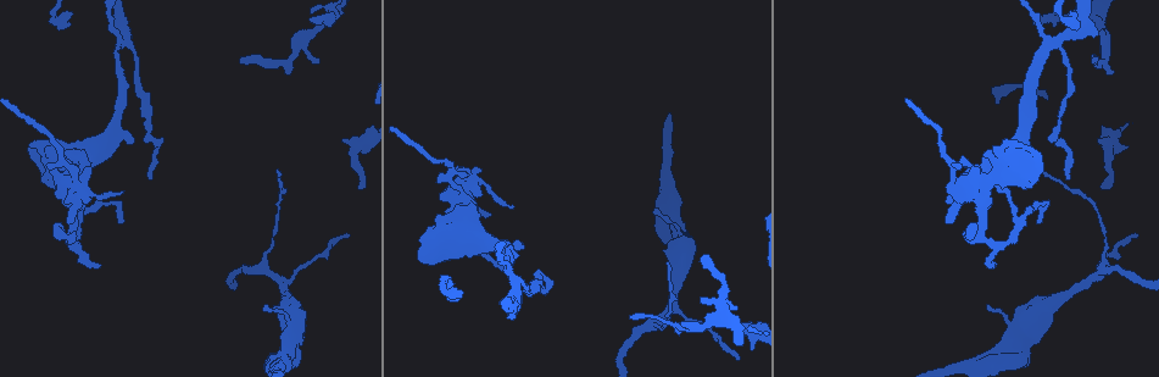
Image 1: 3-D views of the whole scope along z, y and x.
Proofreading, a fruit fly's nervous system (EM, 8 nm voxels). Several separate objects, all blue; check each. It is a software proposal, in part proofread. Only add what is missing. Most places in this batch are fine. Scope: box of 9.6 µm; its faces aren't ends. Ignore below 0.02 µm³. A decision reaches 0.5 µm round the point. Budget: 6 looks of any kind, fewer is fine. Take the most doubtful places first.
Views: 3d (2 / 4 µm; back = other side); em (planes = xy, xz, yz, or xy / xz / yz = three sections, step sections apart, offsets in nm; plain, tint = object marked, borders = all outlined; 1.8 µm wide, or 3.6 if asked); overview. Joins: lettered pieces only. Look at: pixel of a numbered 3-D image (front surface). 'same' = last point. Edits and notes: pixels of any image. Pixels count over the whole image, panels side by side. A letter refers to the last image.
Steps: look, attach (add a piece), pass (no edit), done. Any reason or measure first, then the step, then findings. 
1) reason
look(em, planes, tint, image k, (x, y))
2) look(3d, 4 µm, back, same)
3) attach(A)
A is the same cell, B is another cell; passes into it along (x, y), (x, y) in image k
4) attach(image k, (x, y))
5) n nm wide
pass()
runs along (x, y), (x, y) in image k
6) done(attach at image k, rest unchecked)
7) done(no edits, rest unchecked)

branch stops here
look(em, planes, borders, image 1, (318, 21))

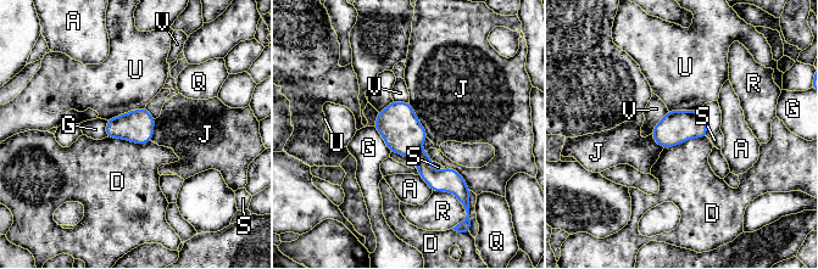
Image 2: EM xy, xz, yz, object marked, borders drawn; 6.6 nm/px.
pass()
A, D, G, J, Q, R, S, U and V are other cells; runs along (380, 115), (424, 167), (455, 189) in image 2; none of them fits

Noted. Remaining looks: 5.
long arm stops here
look(em, xy, step 4, plain, image 1, (1103, 189))

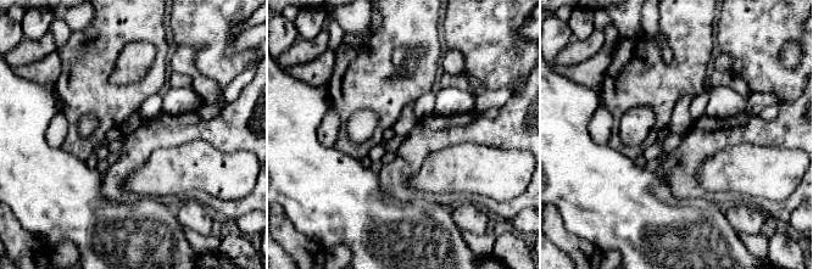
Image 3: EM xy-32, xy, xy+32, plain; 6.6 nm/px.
what lies round it
look(em, xy, step 4, borders, same)

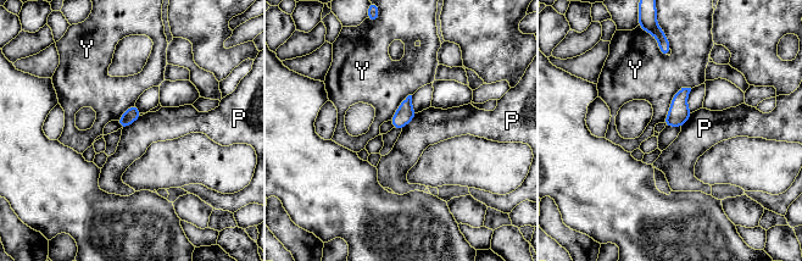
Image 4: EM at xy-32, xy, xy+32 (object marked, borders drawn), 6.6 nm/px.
pass()
P and Y are other cells; border along (141, 116), (122, 129) in image 4; none of them fits

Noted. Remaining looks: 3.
touches itself
look(em, yz, step 16, tint, image 1, (78, 218))

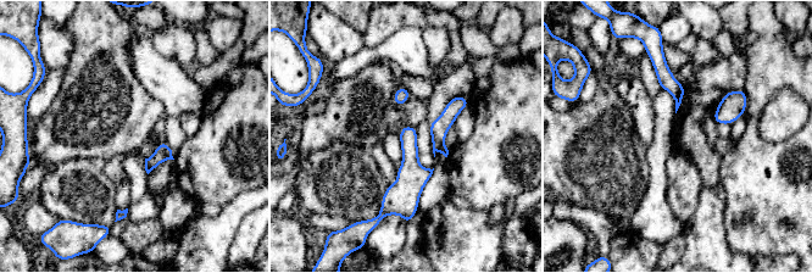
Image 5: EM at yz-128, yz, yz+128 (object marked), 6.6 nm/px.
cut it another way
look(em, planes, borders, same)

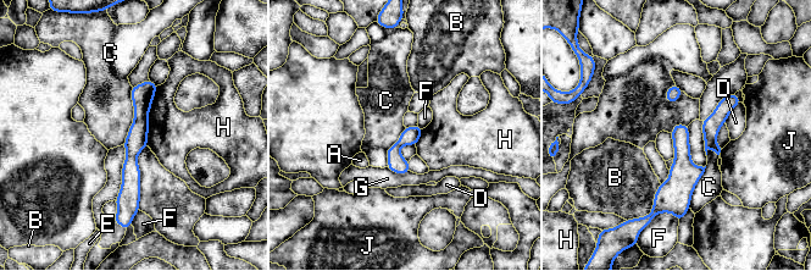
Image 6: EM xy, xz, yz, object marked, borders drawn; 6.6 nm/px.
110 nm wide
pass()
A, B, C, D, E, F, G, H and J are other cells; runs along (149, 83), (142, 95), (126, 208) in image 6; none of them fits

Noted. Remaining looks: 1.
done(no edits, rest unchecked)

